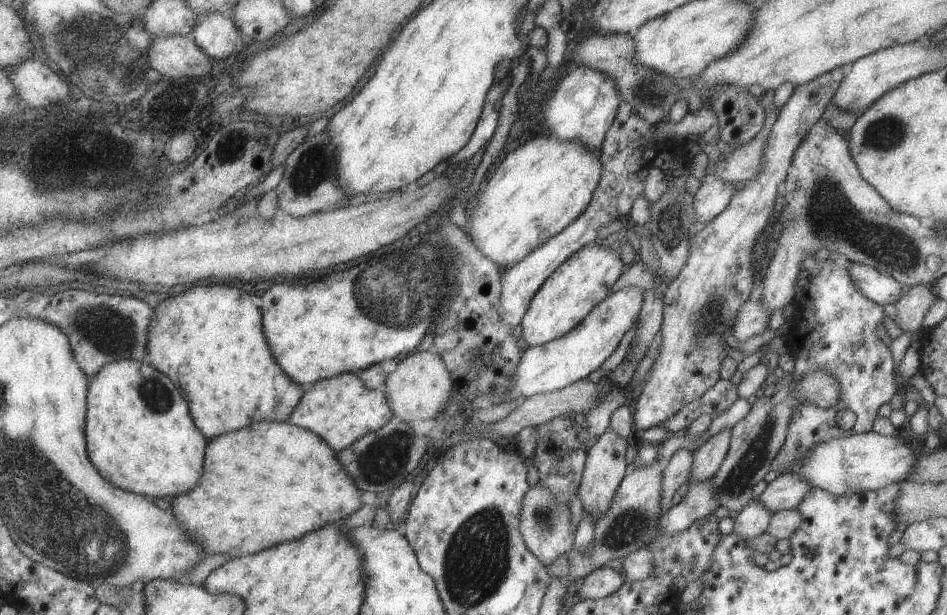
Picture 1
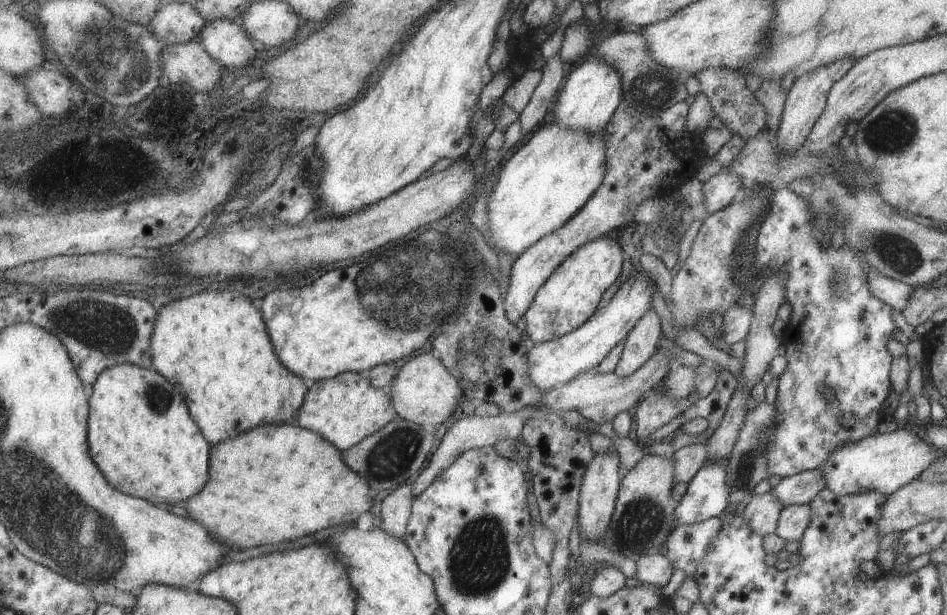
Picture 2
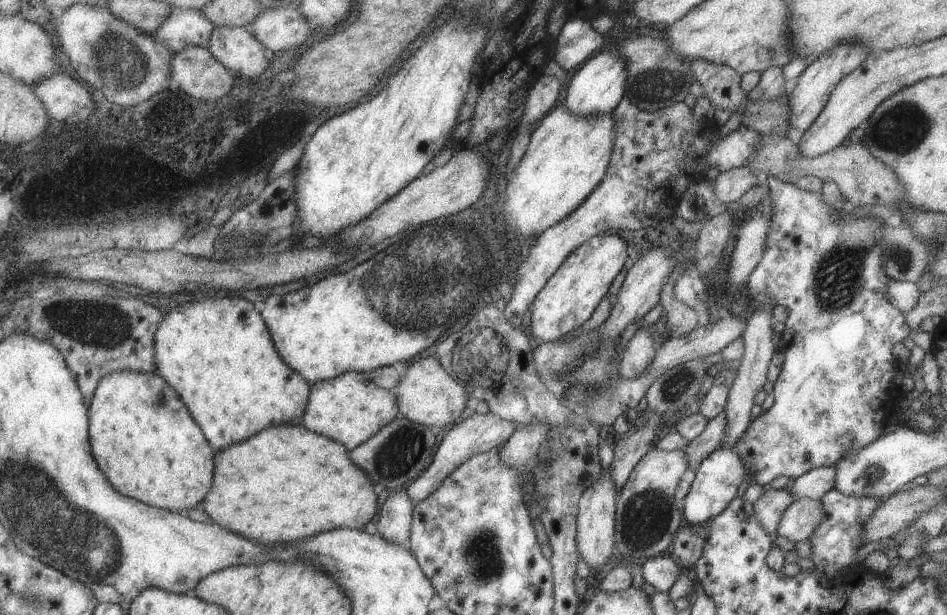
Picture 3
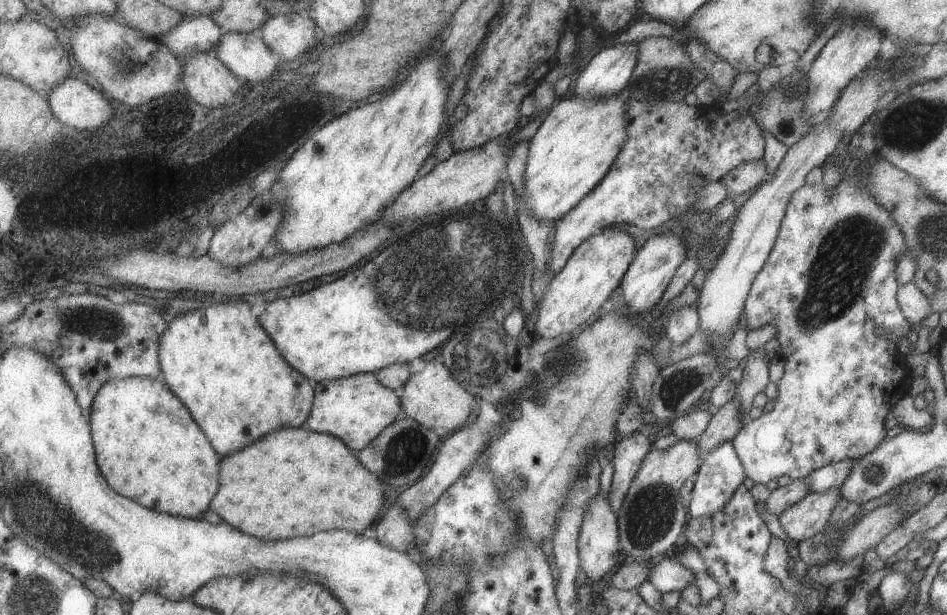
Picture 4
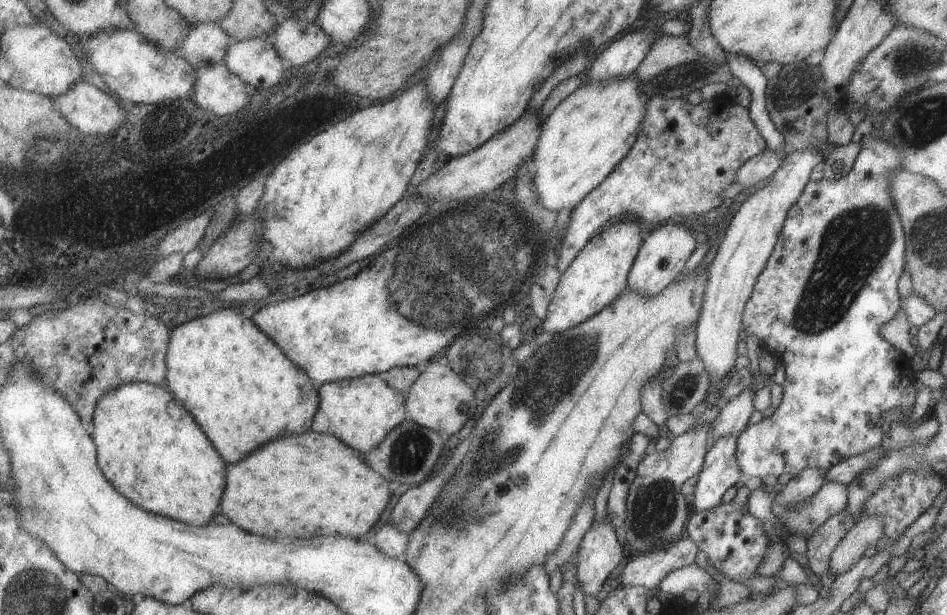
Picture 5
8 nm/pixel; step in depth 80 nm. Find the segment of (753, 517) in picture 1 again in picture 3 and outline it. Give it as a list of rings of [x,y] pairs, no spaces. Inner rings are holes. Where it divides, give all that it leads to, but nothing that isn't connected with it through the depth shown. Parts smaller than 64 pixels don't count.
[[[783,487],[782,489],[769,489],[760,496],[756,502],[752,503],[754,515],[761,523],[762,528],[774,539],[777,523],[782,512],[795,500],[796,496]]]

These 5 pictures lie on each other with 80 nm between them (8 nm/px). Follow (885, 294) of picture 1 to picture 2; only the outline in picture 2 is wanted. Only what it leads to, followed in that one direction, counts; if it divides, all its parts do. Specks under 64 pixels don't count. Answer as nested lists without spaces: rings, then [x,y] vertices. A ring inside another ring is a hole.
[[[873,268],[868,270],[866,277],[873,296],[900,312],[902,312],[902,308],[907,304],[908,298],[915,288],[904,282],[880,275]]]

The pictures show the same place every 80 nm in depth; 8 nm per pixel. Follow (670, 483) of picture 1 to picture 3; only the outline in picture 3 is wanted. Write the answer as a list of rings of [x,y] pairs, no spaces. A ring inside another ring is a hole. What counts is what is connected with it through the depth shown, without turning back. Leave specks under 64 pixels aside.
[[[723,409],[718,415],[710,418],[705,428],[683,448],[688,460],[688,470],[694,472],[698,464],[722,444],[726,425],[725,413],[726,410]]]

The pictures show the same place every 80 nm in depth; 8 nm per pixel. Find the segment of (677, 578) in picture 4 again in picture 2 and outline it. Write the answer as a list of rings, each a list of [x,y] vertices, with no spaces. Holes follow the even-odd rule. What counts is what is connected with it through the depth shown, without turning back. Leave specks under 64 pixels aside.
[[[654,551],[651,555],[647,553],[632,559],[636,566],[635,582],[661,588],[669,582],[669,577],[673,574],[674,568],[662,551]]]

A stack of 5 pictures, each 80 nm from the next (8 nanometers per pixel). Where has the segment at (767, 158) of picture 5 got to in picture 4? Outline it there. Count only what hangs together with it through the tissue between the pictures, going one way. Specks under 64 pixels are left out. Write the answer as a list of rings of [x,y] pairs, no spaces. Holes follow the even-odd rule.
[[[761,158],[738,164],[725,176],[722,176],[719,182],[725,184],[727,190],[729,190],[727,194],[729,200],[729,198],[733,198],[737,194],[747,192],[747,190],[751,191],[768,177],[768,168]]]

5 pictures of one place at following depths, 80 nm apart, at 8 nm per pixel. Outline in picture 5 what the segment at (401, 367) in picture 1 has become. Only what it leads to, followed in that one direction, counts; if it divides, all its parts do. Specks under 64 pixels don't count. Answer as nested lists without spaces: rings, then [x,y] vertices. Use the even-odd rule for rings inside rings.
[[[433,360],[406,394],[406,407],[410,419],[417,424],[438,433],[449,432],[449,436],[453,436],[453,432],[459,432],[459,428],[474,416],[475,400],[473,390],[459,378],[459,374],[455,374],[451,366],[442,360]]]

